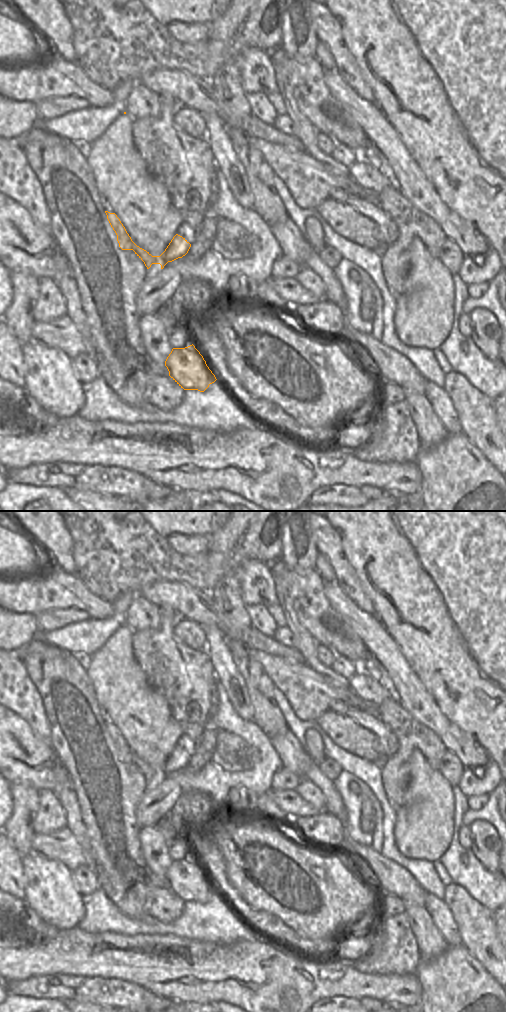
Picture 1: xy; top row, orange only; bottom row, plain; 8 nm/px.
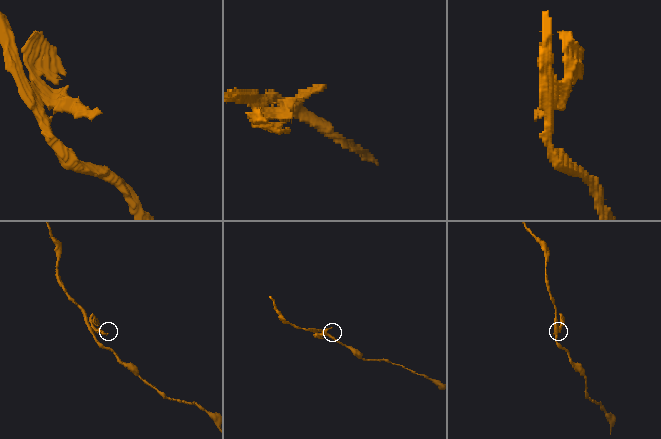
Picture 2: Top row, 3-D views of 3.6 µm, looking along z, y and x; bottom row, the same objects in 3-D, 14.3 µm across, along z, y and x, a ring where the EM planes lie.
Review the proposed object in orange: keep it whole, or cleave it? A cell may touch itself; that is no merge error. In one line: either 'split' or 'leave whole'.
split

